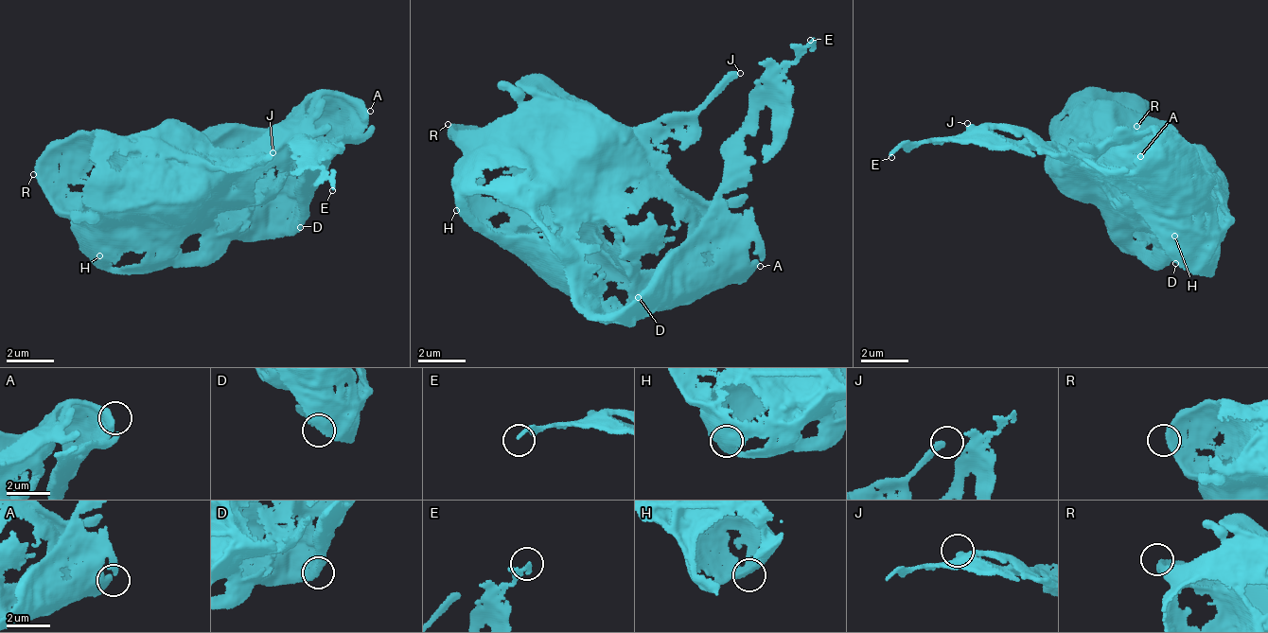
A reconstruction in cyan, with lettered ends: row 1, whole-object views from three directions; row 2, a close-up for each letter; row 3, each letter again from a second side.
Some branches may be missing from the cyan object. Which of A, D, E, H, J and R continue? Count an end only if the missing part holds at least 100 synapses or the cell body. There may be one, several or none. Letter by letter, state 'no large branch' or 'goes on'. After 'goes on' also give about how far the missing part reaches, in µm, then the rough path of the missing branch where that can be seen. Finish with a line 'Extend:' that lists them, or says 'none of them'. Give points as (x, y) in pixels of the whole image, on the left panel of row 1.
A: no large branch
D: no large branch
E: goes on | 120 µm
H: no large branch
J: no large branch
R: no large branch
Extend: E

